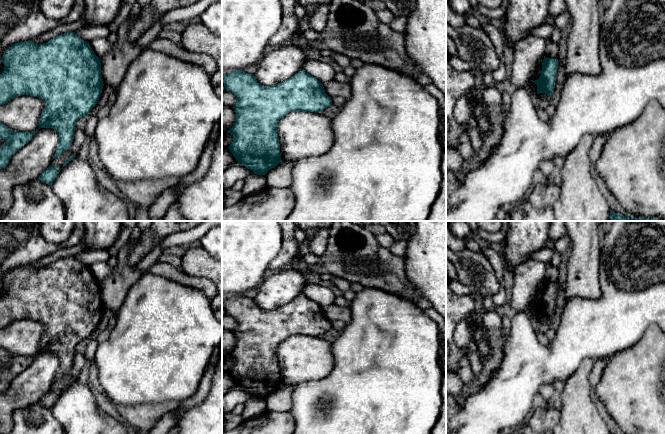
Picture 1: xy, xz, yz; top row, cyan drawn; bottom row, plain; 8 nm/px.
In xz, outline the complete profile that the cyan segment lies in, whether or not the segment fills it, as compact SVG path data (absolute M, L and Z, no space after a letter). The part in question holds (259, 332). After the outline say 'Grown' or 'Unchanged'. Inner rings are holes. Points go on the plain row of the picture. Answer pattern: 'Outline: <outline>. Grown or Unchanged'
Outline: M304 293L274 310L261 309L254 298L239 294L223 299L222 307L226 315L232 316L237 323L233 331L236 344L227 355L233 360L233 366L228 373L236 385L256 399L265 399L282 385L277 354L281 342L292 335L321 337L332 328L331 322L325 317L323 308Z. Unchanged

